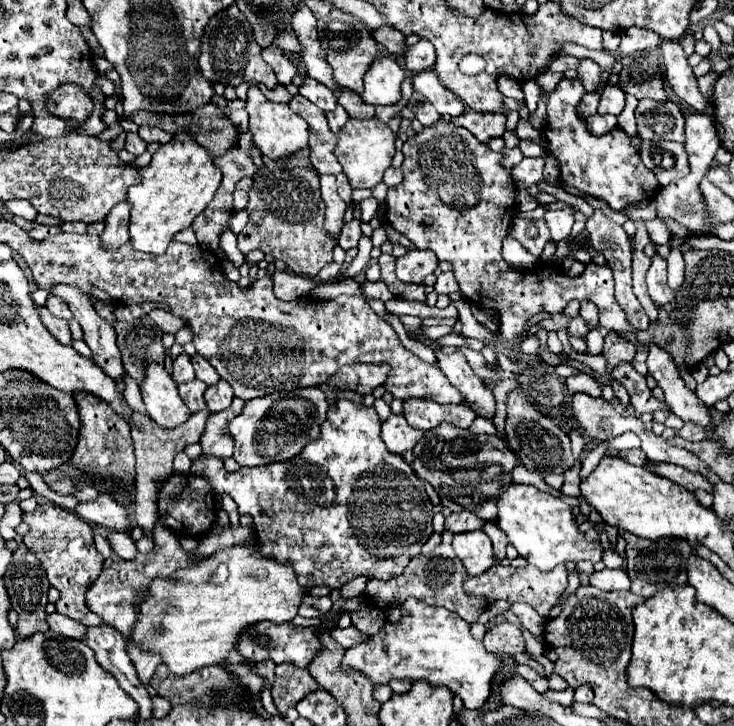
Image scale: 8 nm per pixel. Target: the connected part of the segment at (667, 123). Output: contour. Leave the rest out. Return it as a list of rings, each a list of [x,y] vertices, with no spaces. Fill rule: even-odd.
[[[641,99],[635,109],[637,119],[637,135],[643,141],[679,141],[685,143],[685,131],[683,131],[683,115],[679,111],[679,105],[671,101],[651,101]]]

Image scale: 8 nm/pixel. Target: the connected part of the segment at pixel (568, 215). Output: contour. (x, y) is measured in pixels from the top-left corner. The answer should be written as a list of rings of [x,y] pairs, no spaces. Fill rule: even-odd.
[[[565,207],[565,209],[559,209],[559,211],[547,211],[545,213],[545,221],[551,229],[551,239],[553,241],[561,241],[561,239],[569,237],[571,227],[575,223],[573,215],[575,215],[573,207]]]

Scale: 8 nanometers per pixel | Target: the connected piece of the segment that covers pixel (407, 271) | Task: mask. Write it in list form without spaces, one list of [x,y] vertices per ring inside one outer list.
[[[411,249],[407,255],[397,259],[397,277],[405,283],[423,283],[423,279],[437,269],[437,255],[429,249]]]

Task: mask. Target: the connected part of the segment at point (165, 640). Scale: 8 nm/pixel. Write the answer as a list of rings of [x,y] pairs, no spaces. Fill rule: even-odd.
[[[243,545],[223,549],[197,567],[177,571],[175,579],[175,583],[155,579],[151,595],[141,603],[141,617],[133,629],[133,641],[143,643],[149,651],[161,653],[163,663],[175,675],[221,663],[235,649],[237,635],[257,621],[291,621],[297,615],[301,597],[309,589],[297,583],[291,567],[265,559],[261,553],[253,553]],[[219,563],[229,567],[229,577],[225,583],[213,585],[207,579]],[[157,625],[163,627],[163,635],[155,633]]]

